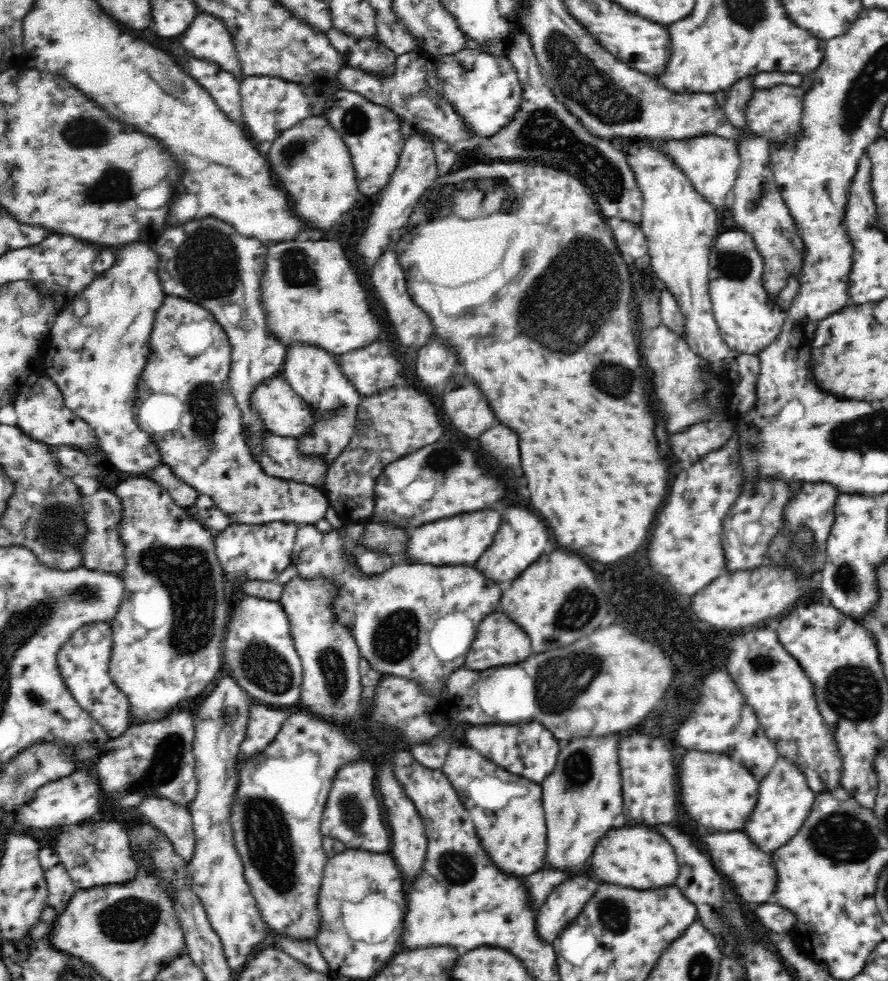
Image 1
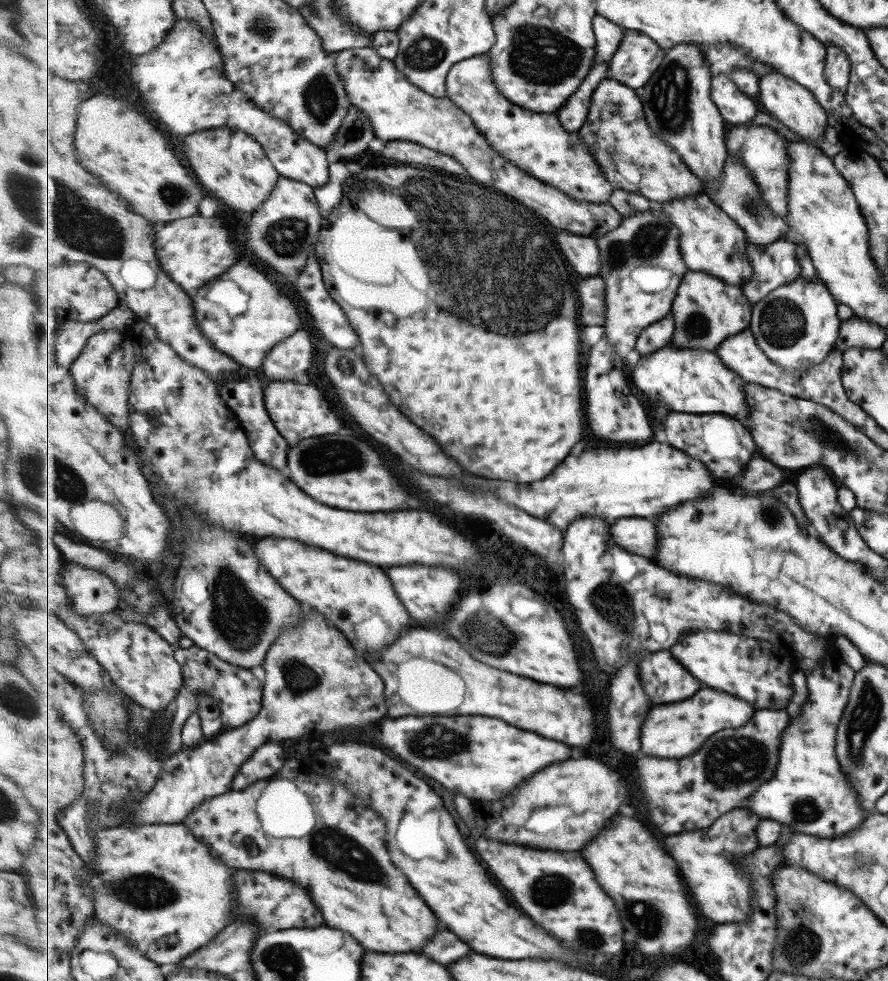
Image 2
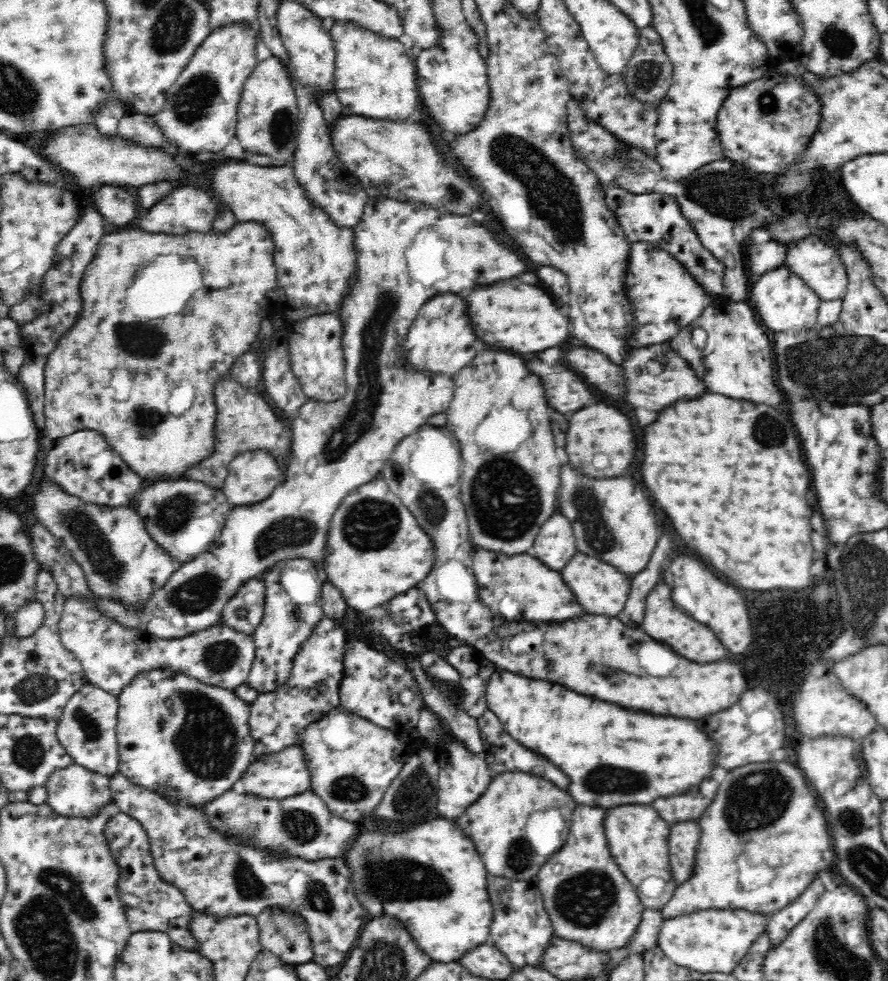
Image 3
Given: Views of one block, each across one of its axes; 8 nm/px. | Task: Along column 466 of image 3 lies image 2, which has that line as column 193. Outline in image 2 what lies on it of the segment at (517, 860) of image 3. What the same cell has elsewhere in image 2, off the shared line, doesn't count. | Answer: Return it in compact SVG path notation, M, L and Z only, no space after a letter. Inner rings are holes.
M303 772L292 781L299 788L309 786L307 790L315 790L315 826L314 829L303 838L277 838L269 835L263 828L262 820L257 812L258 802L265 788L272 778L263 779L250 784L243 790L231 789L225 794L205 801L192 810L183 824L193 830L201 842L207 844L213 856L225 865L235 870L267 872L289 878L303 888L309 890L313 896L313 902L317 902L319 910L325 914L325 920L329 926L345 930L353 934L365 948L377 950L377 952L417 952L421 950L437 932L437 926L441 924L439 918L433 914L425 898L417 892L417 889L403 876L401 869L393 862L393 855L389 853L389 839L386 835L386 825L383 818L372 808L368 807L363 796L357 793L356 788L348 788L339 779L321 777L316 773Z

